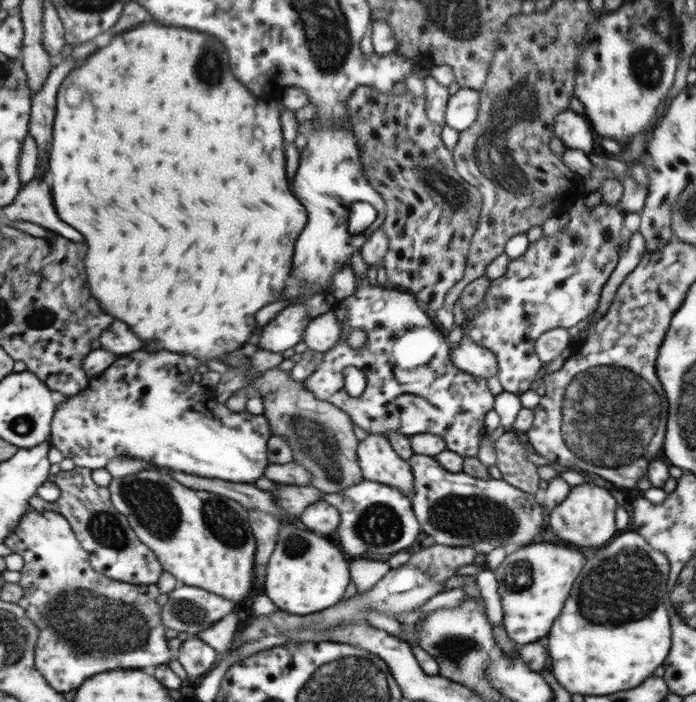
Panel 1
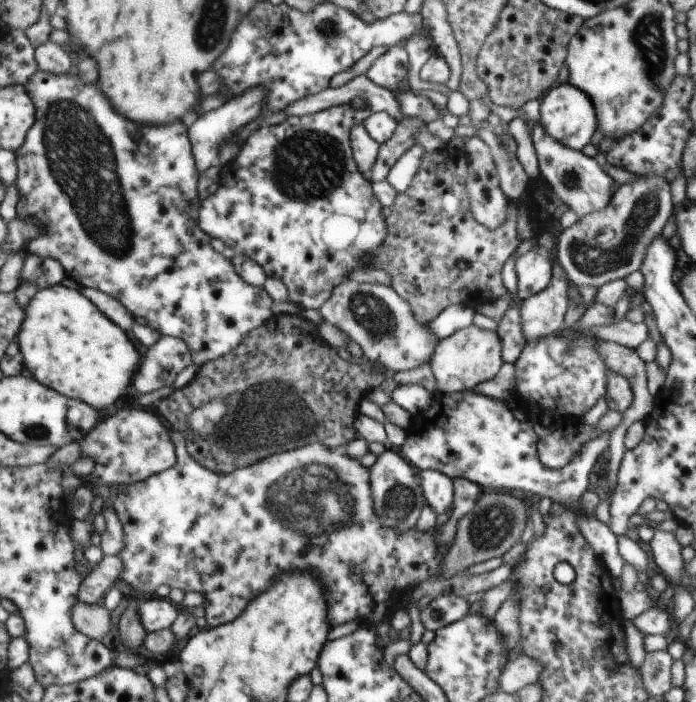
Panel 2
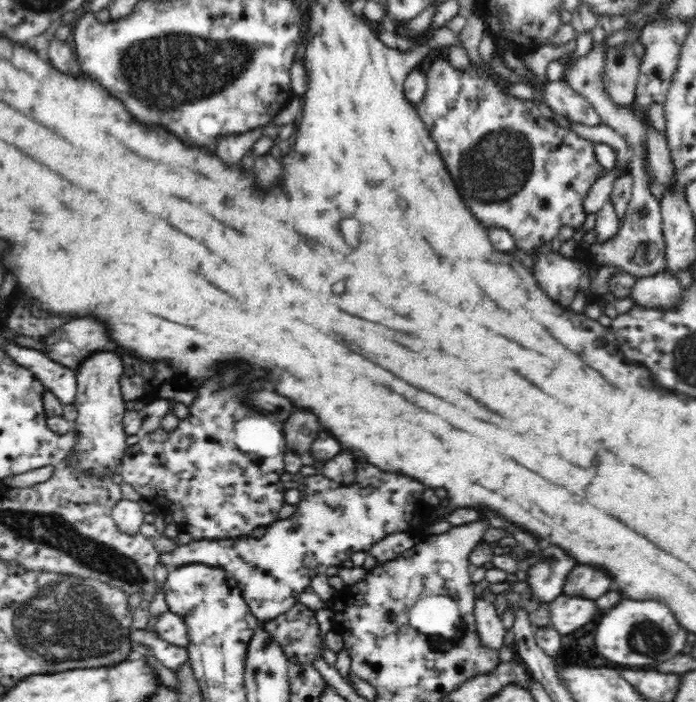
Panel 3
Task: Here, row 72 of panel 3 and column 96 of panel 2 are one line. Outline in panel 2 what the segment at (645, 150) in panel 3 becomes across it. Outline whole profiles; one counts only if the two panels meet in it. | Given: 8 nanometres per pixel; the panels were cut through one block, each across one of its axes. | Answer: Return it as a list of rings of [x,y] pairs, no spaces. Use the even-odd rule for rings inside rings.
[[[119,555],[104,556],[85,578],[79,596],[80,601],[90,605],[103,604],[106,594],[118,583],[118,578],[122,578],[124,572],[122,560]]]

